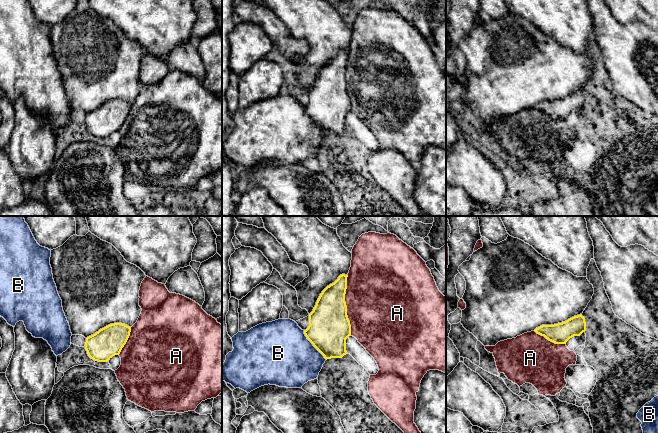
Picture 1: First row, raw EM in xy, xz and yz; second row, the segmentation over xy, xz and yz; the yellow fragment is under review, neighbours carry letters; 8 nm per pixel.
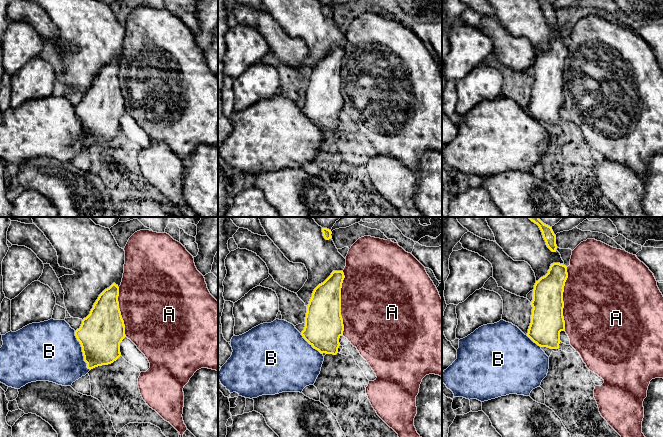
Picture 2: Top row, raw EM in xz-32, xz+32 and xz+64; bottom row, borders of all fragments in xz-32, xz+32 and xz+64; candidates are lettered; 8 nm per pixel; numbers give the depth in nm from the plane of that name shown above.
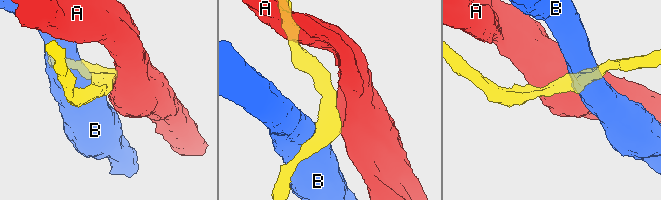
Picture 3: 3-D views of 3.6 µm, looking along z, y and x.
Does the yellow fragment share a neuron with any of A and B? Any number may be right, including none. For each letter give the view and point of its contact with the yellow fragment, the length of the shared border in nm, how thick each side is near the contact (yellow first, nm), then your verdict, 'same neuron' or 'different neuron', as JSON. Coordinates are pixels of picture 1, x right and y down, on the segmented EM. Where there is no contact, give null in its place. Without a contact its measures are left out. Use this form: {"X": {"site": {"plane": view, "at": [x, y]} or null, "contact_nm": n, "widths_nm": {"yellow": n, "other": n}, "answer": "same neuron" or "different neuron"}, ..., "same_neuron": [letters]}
{"A": {"site": {"plane": "xz", "at": [345, 305]}, "contact_nm": 480, "widths_nm": {"yellow": 340, "other": 480}, "answer": "different neuron"}, "B": {"site": {"plane": "xz", "at": [313, 345]}, "contact_nm": 300, "widths_nm": {"yellow": 340, "other": 460}, "answer": "different neuron"}, "same_neuron": []}

